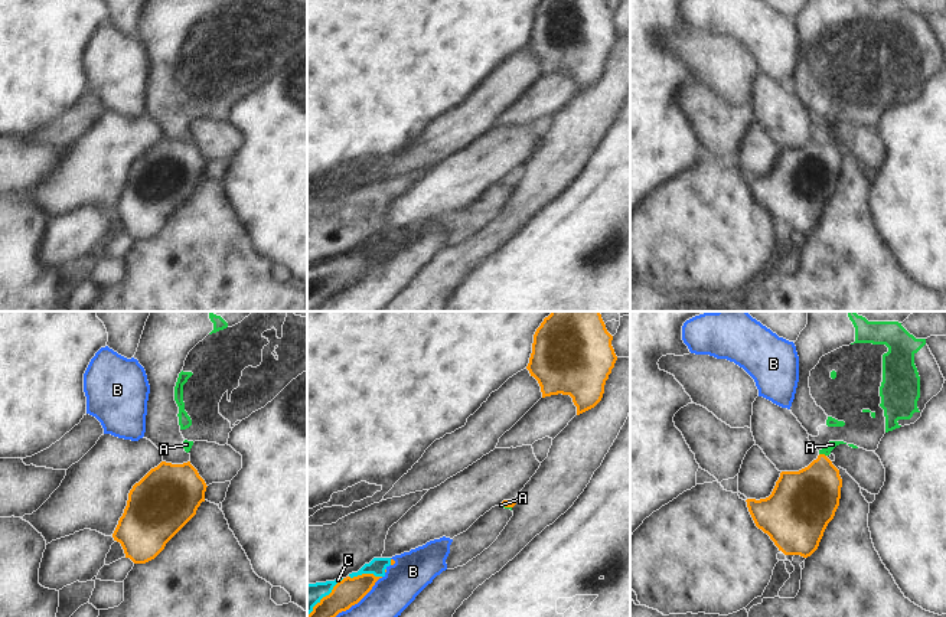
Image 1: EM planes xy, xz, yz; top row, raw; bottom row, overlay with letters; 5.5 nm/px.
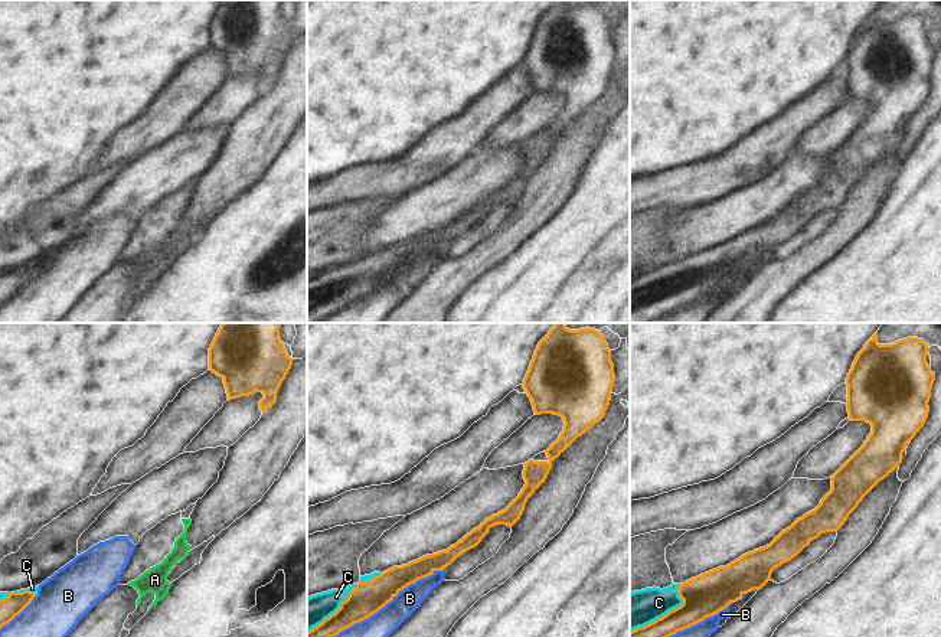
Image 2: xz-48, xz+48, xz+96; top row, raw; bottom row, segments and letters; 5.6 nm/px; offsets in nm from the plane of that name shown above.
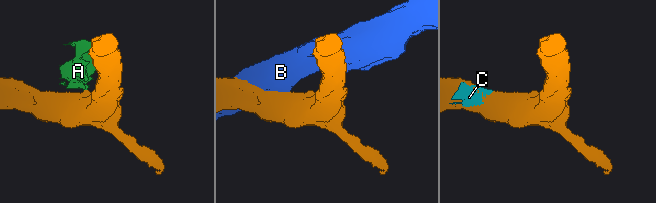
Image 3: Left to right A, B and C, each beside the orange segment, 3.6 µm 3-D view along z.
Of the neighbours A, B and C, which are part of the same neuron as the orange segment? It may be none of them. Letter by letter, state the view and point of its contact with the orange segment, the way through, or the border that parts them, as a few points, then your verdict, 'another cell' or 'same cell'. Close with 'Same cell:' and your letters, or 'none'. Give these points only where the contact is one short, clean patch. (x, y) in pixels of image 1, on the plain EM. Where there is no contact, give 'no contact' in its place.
A: contact yz (822, 131); border yz (819, 130), (825, 133); another cell
B: contact xz (348, 286); another cell
C: contact xz (365, 251); same cell
Same cell: C

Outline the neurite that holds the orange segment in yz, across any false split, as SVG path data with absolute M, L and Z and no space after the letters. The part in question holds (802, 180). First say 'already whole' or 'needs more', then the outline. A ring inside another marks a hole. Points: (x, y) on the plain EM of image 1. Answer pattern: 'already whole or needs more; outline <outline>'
already whole; outline M819 131L799 148L782 148L772 172L766 176L747 176L748 189L759 206L770 213L784 232L810 234L819 223L828 200L839 183L842 156L839 147Z

